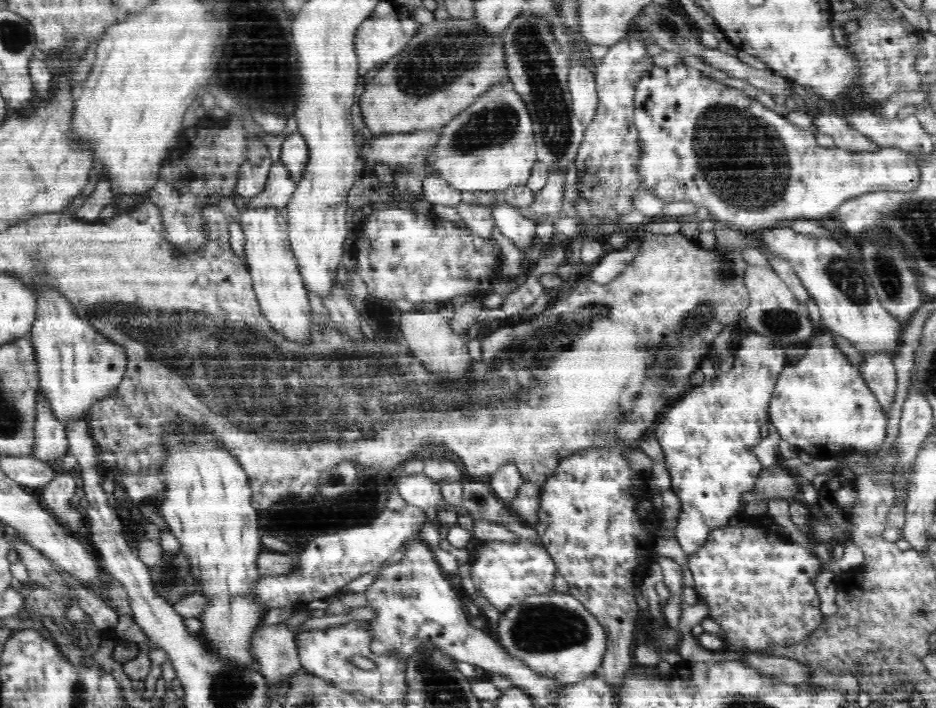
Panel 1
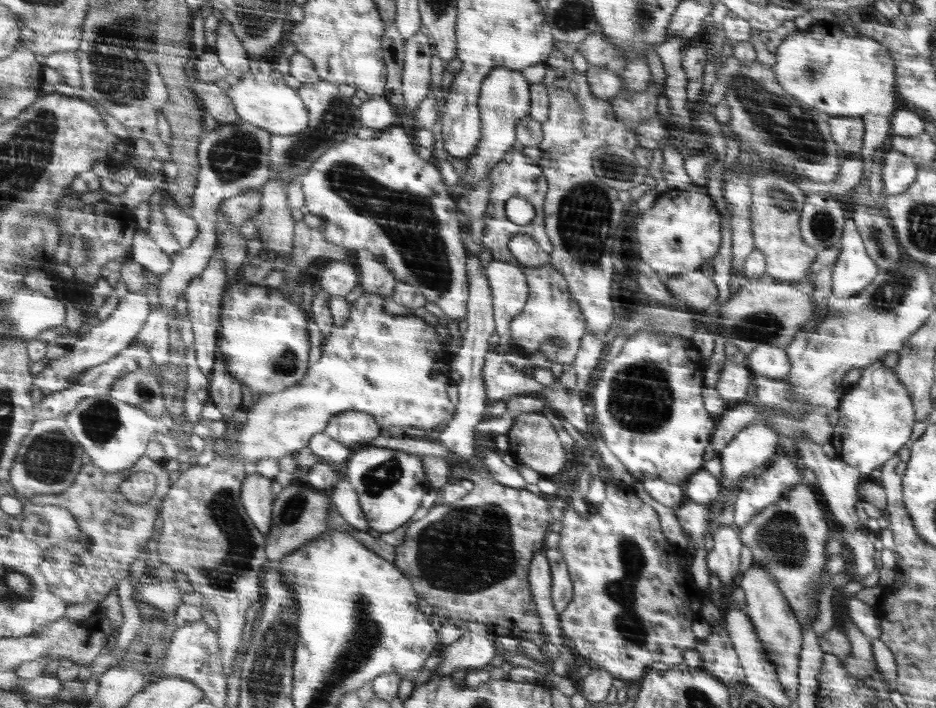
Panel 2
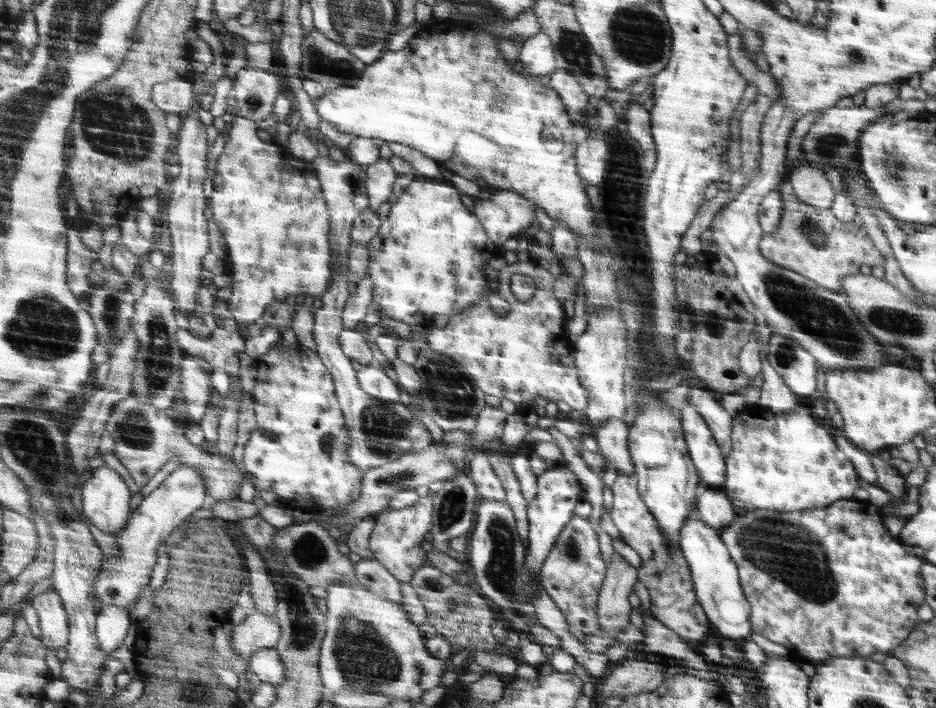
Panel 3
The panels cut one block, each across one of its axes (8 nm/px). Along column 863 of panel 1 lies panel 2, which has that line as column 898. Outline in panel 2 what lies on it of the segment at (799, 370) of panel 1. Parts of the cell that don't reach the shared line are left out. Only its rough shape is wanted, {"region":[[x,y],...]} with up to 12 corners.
{"region":[[874,361],[828,441],[869,479],[911,442],[914,403]]}

